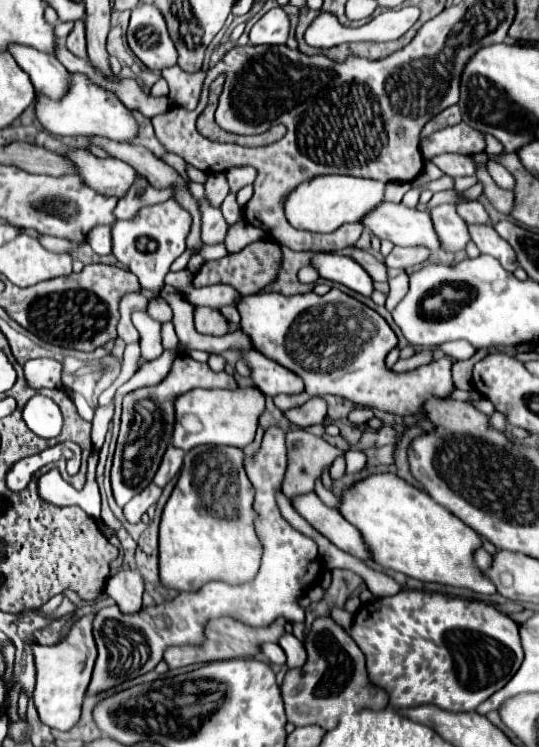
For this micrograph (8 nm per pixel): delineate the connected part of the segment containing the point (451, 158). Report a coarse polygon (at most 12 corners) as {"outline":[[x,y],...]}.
{"outline":[[440,155],[426,159],[450,177],[473,176],[471,156]]}

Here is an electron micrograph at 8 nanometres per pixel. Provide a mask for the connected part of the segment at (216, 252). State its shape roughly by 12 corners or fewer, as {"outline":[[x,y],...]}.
{"outline":[[224,243],[203,245],[199,253],[205,261],[228,254]]}

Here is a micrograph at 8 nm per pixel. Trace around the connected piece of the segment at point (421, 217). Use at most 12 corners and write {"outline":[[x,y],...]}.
{"outline":[[384,201],[360,221],[380,241],[440,251],[430,213]]}

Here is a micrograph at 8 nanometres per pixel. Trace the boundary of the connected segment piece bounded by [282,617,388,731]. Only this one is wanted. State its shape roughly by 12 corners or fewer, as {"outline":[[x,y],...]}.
{"outline":[[330,617],[312,623],[282,685],[288,721],[330,731],[378,711],[362,651]]}

